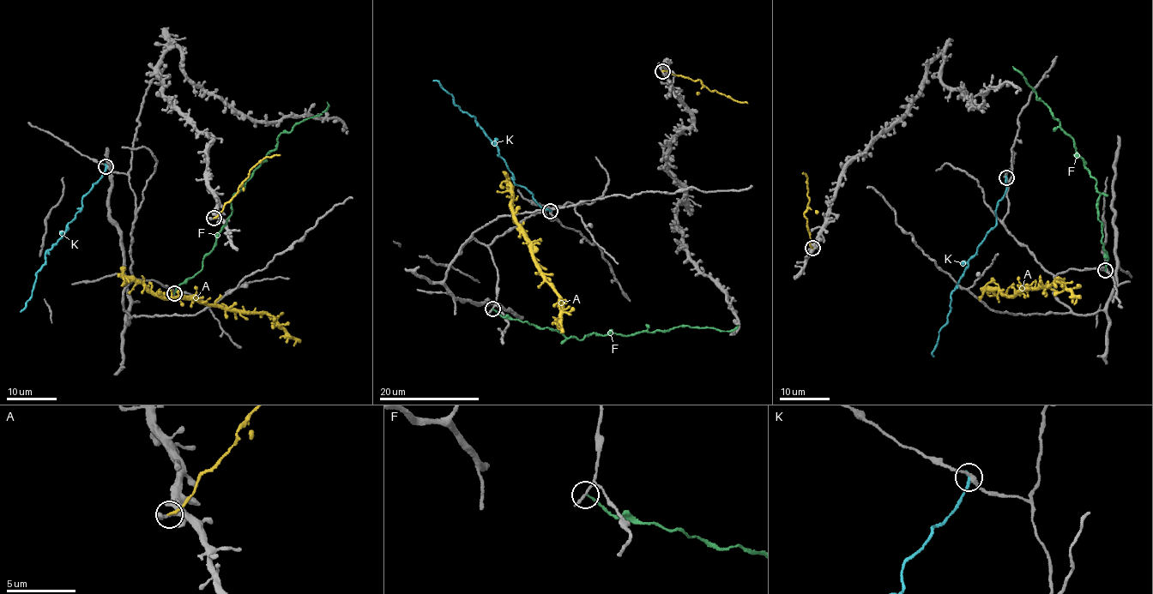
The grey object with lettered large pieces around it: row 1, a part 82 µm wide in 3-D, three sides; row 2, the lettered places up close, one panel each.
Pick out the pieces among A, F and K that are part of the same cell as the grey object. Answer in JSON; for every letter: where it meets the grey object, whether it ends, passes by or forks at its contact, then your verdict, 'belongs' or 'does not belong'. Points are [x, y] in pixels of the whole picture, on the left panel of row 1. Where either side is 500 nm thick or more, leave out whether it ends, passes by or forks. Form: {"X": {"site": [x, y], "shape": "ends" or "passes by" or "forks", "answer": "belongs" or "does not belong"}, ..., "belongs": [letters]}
{"A": {"site": [214, 218], "shape": "ends", "answer": "does not belong"}, "F": {"site": [174, 293], "shape": "ends", "answer": "does not belong"}, "K": {"site": [105, 166], "shape": "ends", "answer": "does not belong"}, "belongs": []}

